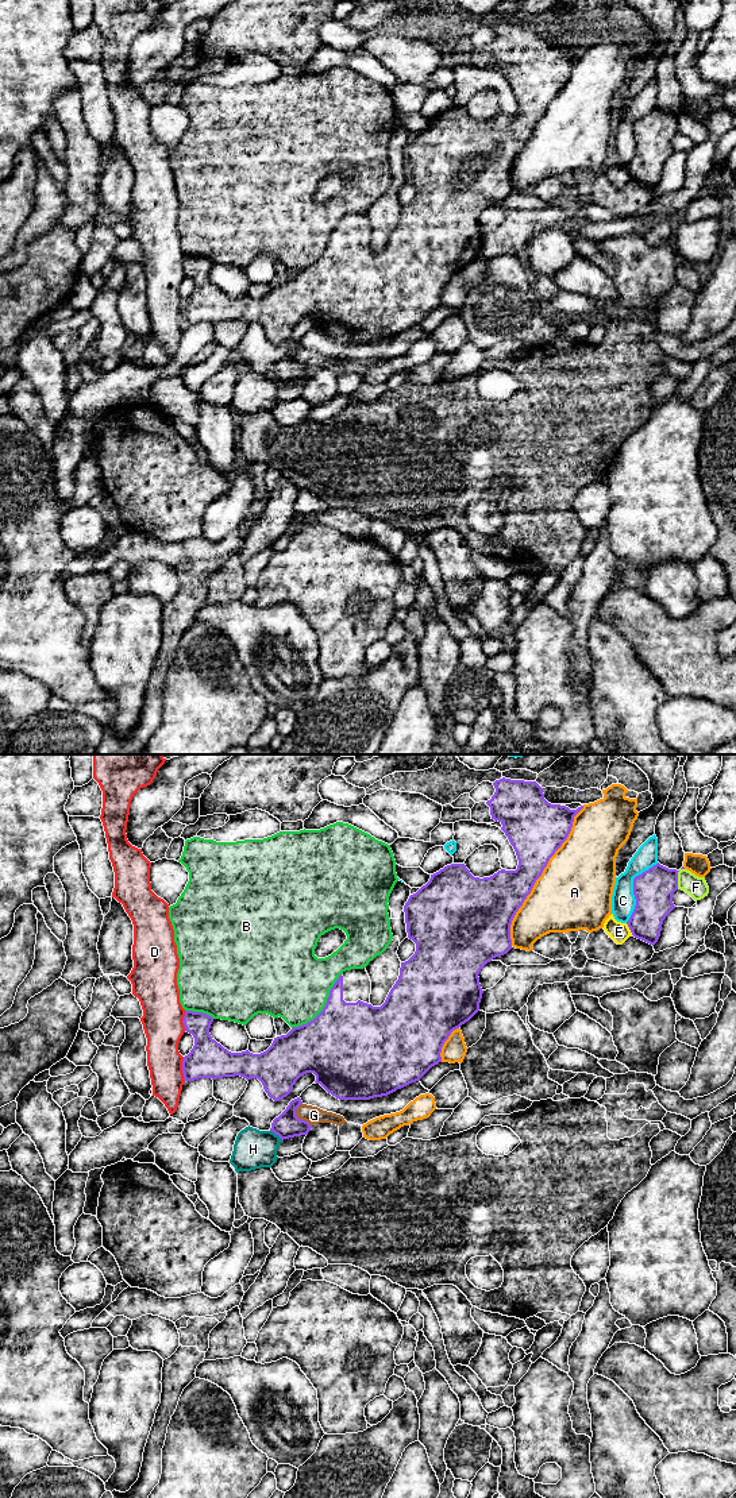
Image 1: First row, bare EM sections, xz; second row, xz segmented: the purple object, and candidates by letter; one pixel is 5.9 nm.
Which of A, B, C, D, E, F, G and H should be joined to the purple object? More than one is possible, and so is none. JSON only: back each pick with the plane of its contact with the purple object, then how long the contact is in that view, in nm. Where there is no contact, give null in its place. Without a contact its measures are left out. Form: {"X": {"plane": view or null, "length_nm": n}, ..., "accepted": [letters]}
{"accepted": []}

